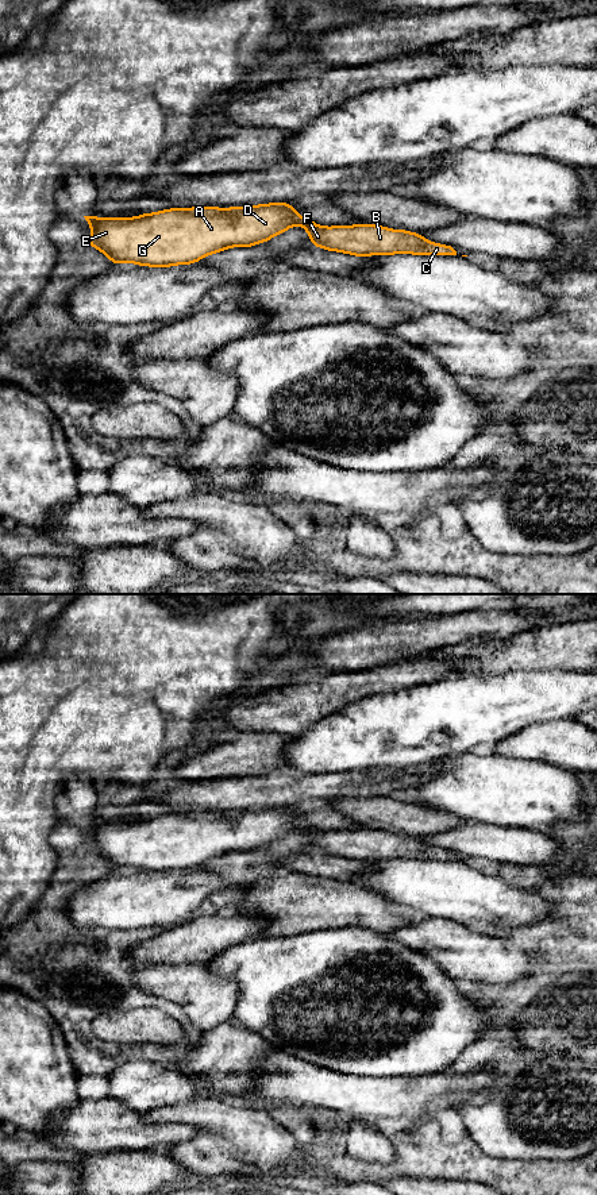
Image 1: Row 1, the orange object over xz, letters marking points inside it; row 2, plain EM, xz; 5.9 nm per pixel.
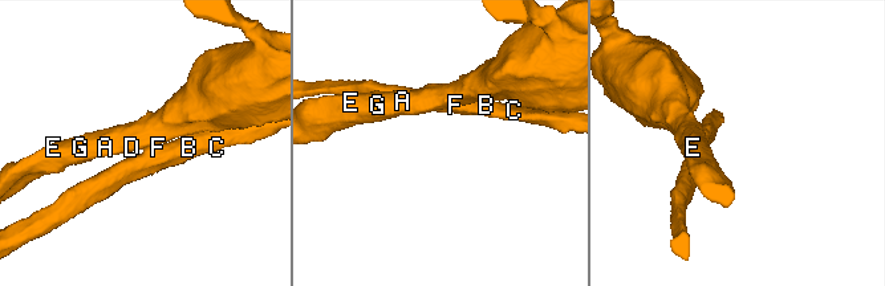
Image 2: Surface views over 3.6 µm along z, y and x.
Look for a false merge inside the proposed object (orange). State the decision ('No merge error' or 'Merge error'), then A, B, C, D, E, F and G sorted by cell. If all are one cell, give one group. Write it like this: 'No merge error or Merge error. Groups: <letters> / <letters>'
Merge error. Groups: A D E G / B C F

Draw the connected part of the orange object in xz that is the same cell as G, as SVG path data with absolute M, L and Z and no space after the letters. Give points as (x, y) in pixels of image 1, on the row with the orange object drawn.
M290 203L232 208L170 208L154 213L142 213L136 217L84 217L92 228L86 244L107 255L113 266L131 262L151 267L192 265L209 254L222 253L230 247L253 247L265 243L293 225L304 225L307 221L312 221L309 217L298 216Z

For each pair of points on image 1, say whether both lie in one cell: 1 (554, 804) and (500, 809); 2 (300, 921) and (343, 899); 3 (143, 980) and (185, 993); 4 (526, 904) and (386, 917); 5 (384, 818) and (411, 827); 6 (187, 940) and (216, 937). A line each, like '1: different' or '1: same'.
1: same
2: same
3: same
4: different
5: same
6: same

